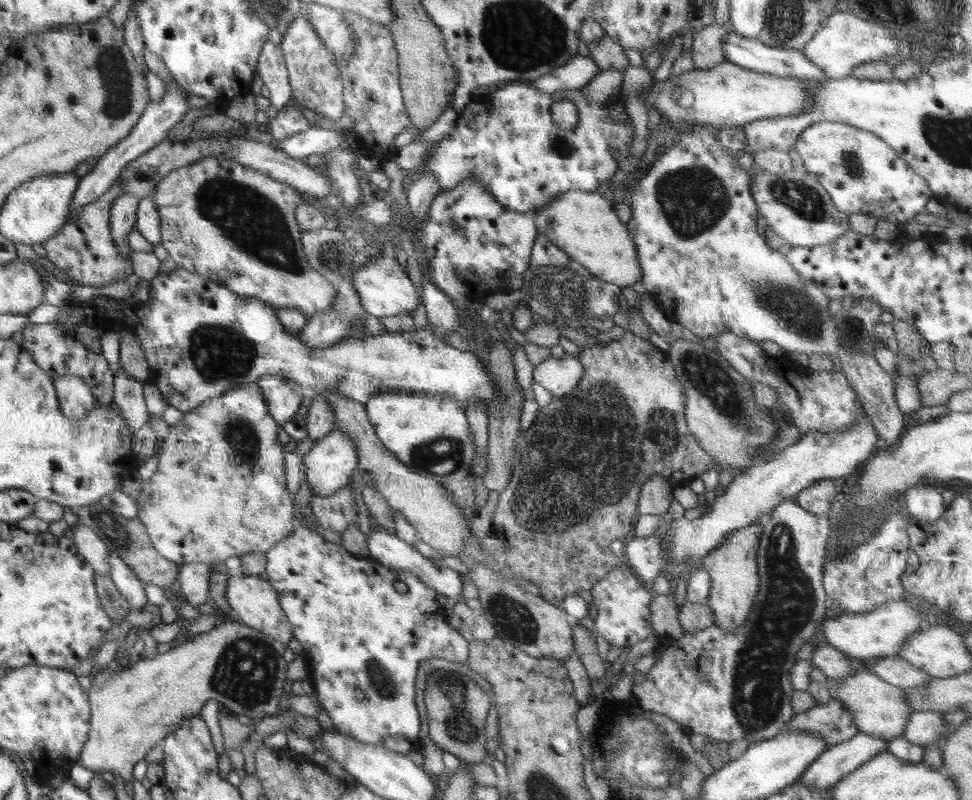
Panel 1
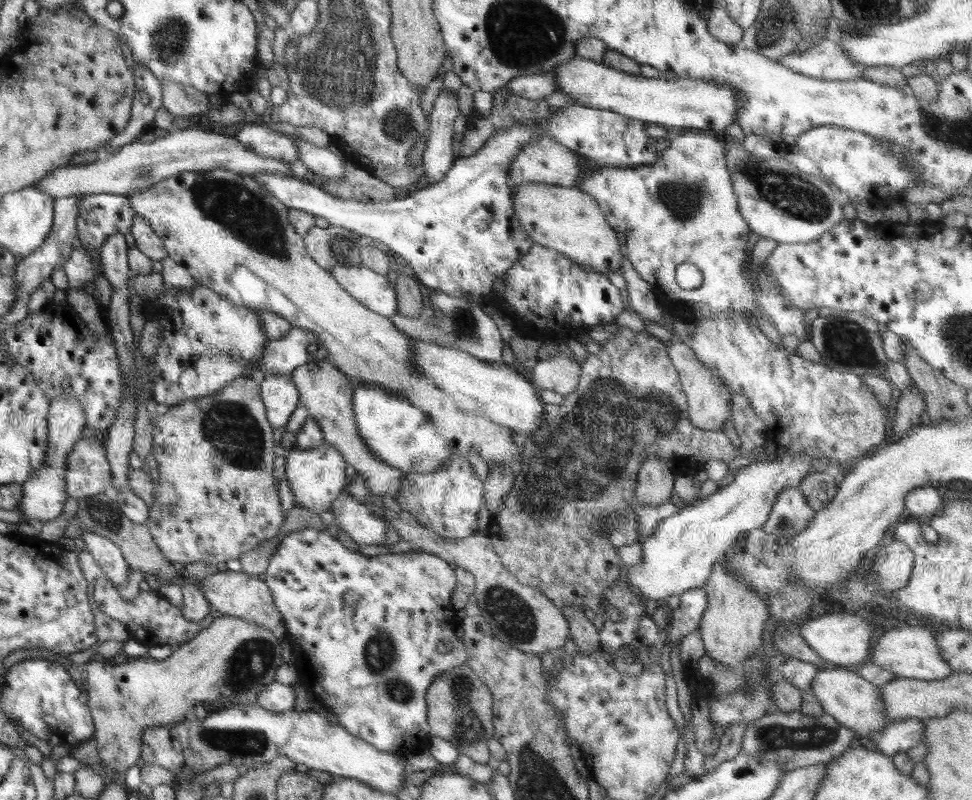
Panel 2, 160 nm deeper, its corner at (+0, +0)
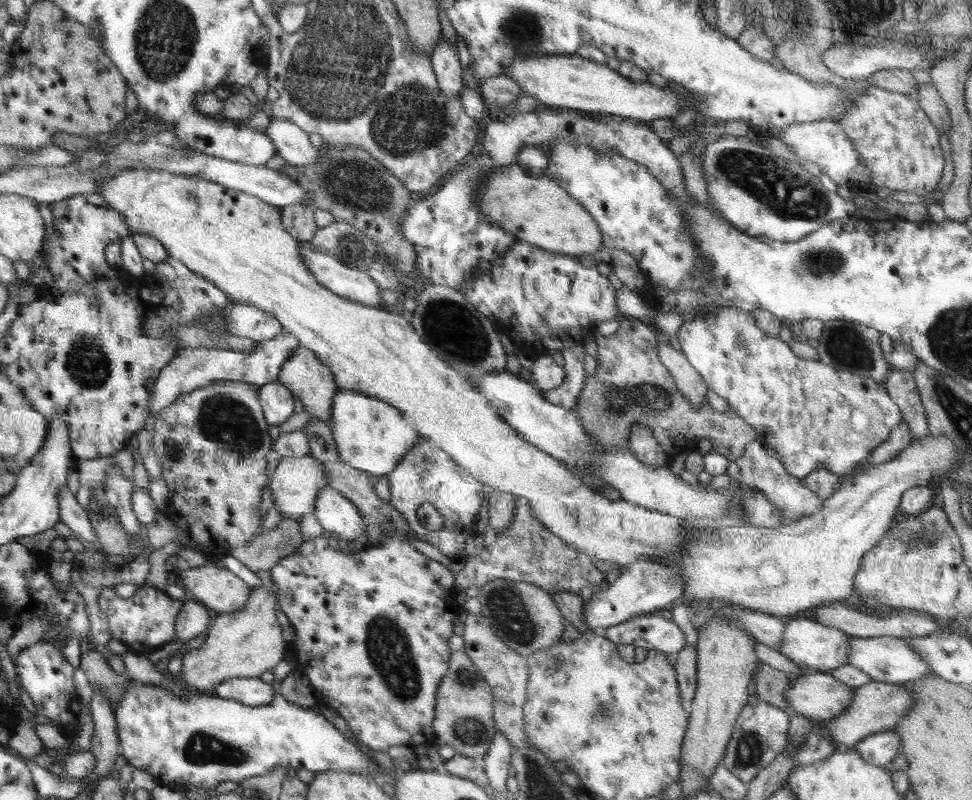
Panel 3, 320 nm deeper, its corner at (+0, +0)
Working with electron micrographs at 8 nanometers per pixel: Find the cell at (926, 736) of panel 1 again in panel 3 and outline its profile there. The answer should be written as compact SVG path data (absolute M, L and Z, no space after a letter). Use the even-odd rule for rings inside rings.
M893 729L868 735L855 745L854 750L864 761L888 767L900 753L900 736Z

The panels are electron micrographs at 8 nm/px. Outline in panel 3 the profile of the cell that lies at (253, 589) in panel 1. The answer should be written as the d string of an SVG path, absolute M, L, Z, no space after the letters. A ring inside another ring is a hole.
M212 562L177 574L189 597L218 614L244 607L253 589L226 567L217 568Z

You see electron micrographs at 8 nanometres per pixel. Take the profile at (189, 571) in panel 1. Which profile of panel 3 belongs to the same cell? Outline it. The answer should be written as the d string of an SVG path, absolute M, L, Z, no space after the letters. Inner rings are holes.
M186 597L183 610L178 614L175 628L180 642L187 642L191 638L201 635L210 622L210 612L199 601Z

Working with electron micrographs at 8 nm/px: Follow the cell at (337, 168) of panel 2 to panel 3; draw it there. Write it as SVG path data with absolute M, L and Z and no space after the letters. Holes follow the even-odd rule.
M270 115L270 122L264 132L289 165L311 165L319 158L319 149L310 143L308 132L289 120L277 119Z

